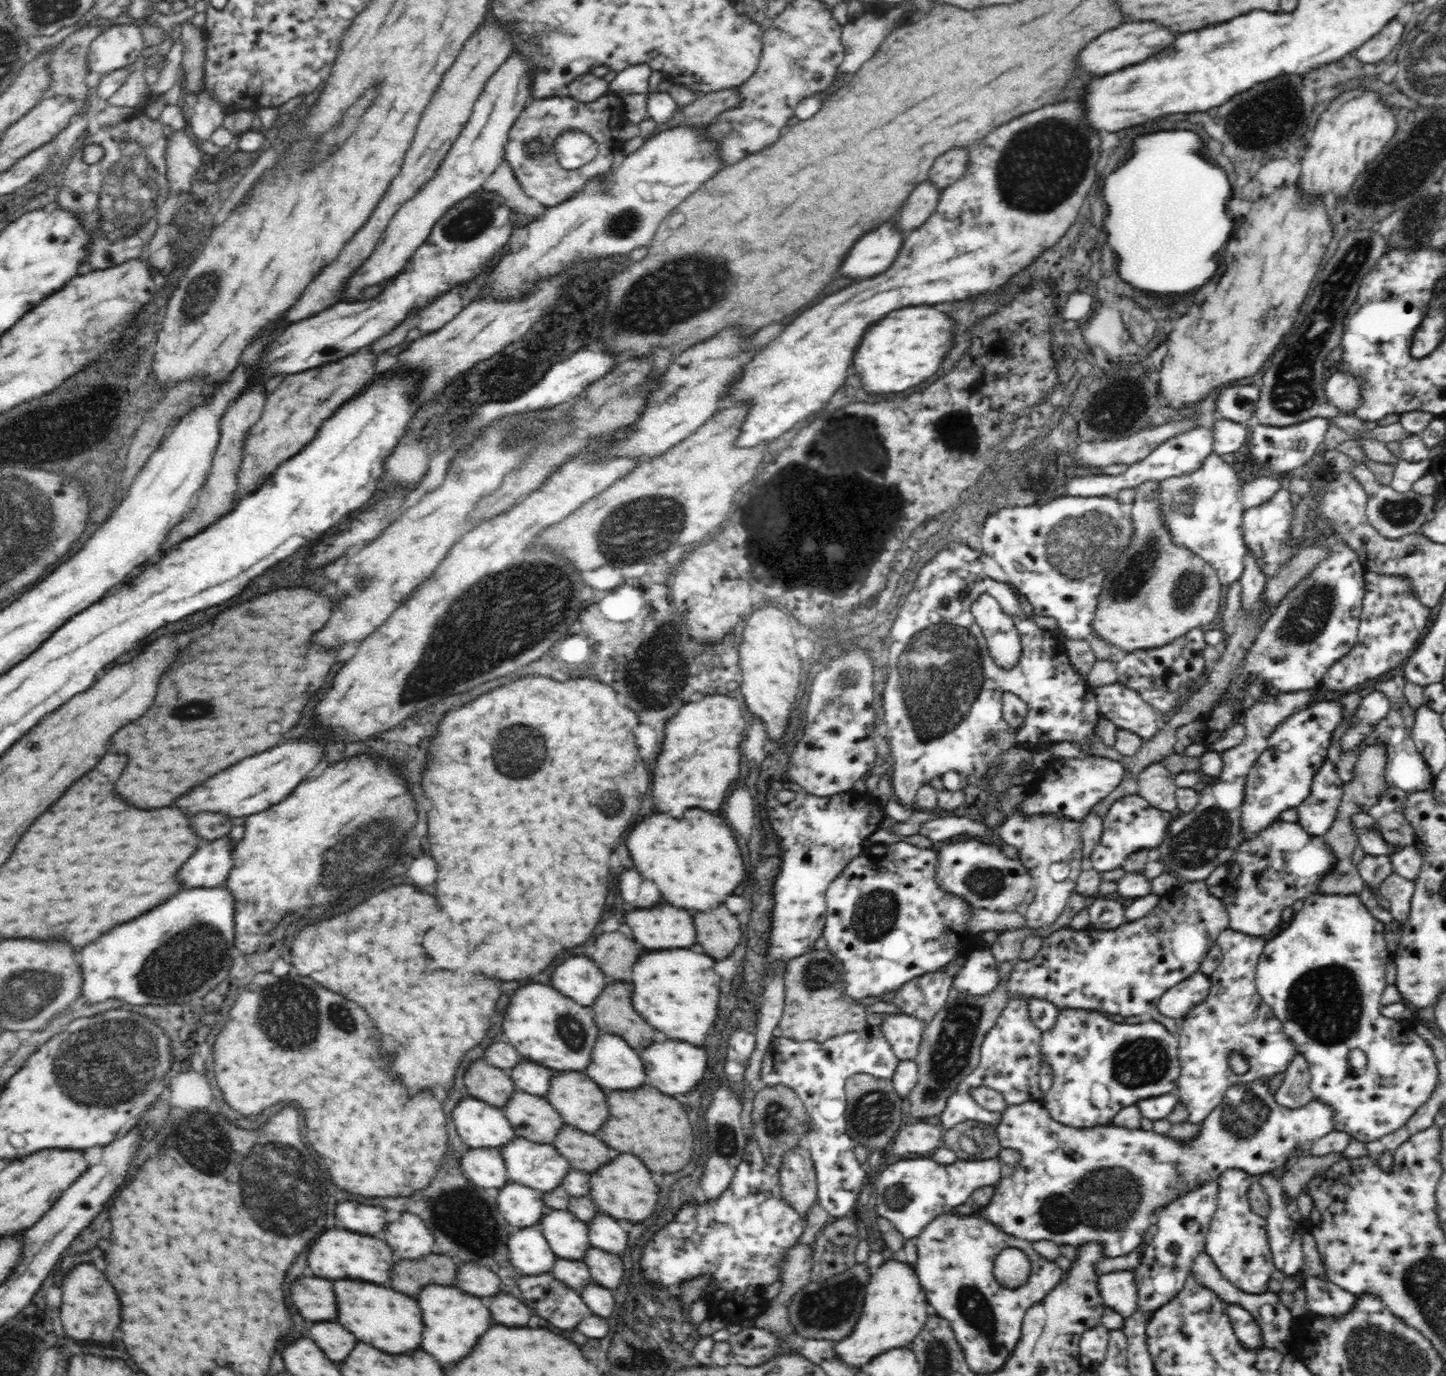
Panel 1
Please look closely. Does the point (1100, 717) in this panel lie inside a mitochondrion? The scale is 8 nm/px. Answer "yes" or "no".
no

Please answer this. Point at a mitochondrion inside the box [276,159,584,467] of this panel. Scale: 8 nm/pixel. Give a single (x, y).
(514, 434)

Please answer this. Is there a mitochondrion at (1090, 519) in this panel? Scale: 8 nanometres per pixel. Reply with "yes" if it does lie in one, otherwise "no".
yes

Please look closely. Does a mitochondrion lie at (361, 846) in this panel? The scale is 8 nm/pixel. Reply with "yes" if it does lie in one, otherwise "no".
yes

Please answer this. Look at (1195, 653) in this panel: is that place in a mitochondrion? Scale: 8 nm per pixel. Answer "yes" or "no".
no

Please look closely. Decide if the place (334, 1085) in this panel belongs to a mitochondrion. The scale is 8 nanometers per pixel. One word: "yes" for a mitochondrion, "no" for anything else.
no

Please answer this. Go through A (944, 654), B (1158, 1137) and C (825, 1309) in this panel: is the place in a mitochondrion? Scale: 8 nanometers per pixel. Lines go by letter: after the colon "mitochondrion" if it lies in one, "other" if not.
A: mitochondrion
B: other
C: mitochondrion

